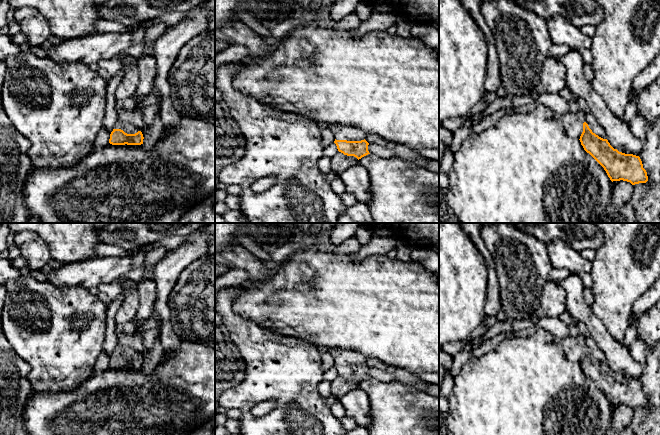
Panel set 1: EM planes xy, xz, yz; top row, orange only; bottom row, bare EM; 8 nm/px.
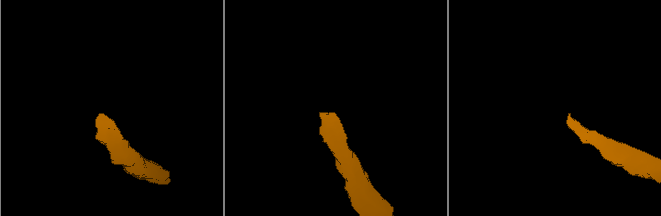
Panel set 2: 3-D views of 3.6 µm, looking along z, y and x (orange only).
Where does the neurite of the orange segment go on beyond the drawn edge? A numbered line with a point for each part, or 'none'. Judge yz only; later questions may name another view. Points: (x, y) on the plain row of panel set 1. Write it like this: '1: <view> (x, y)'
1: yz (574, 352)

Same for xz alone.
1: xz (341, 357)

